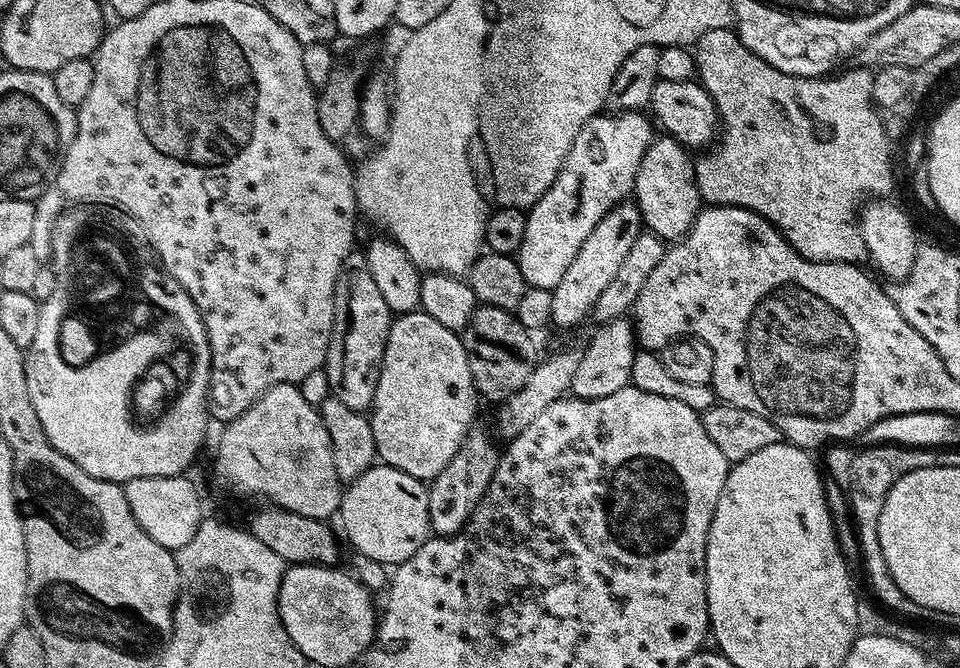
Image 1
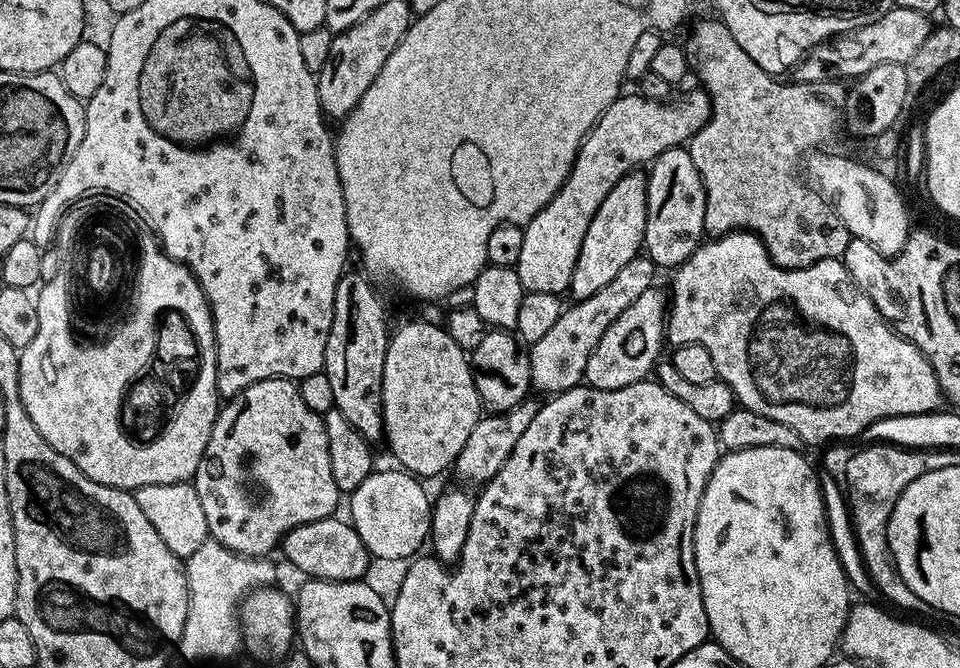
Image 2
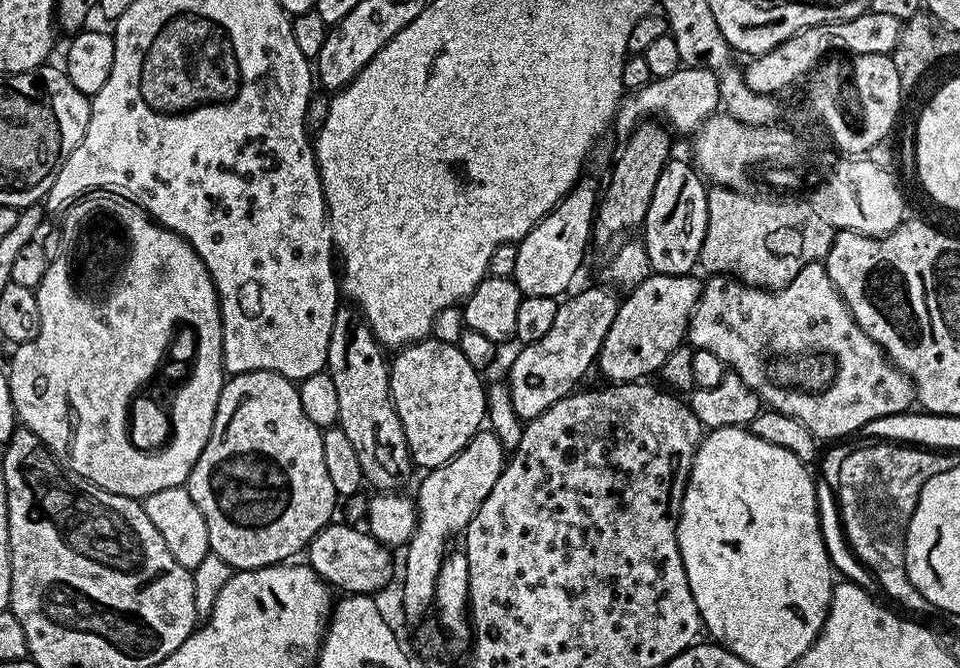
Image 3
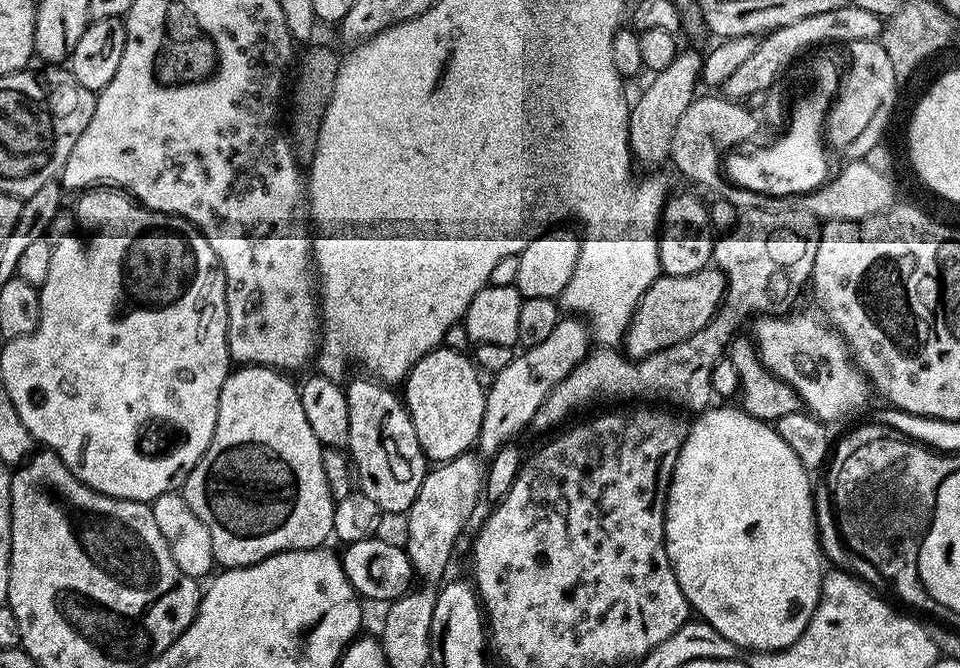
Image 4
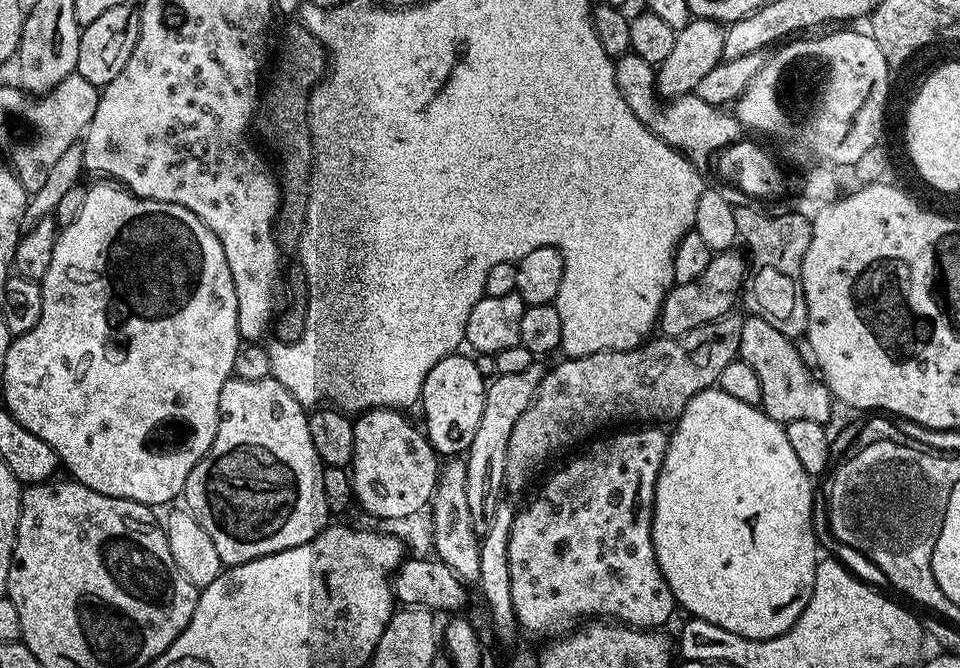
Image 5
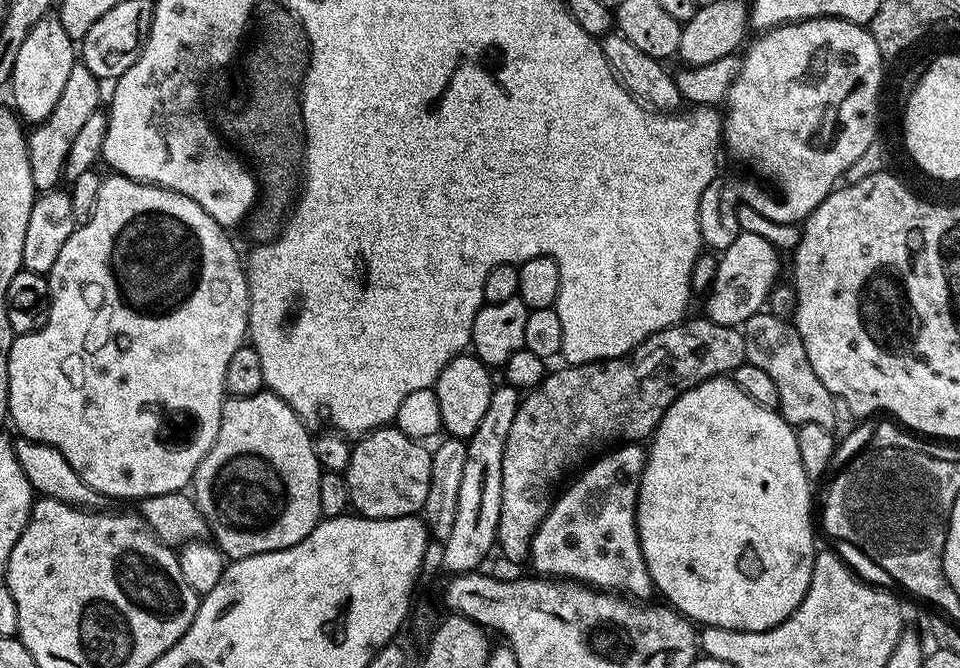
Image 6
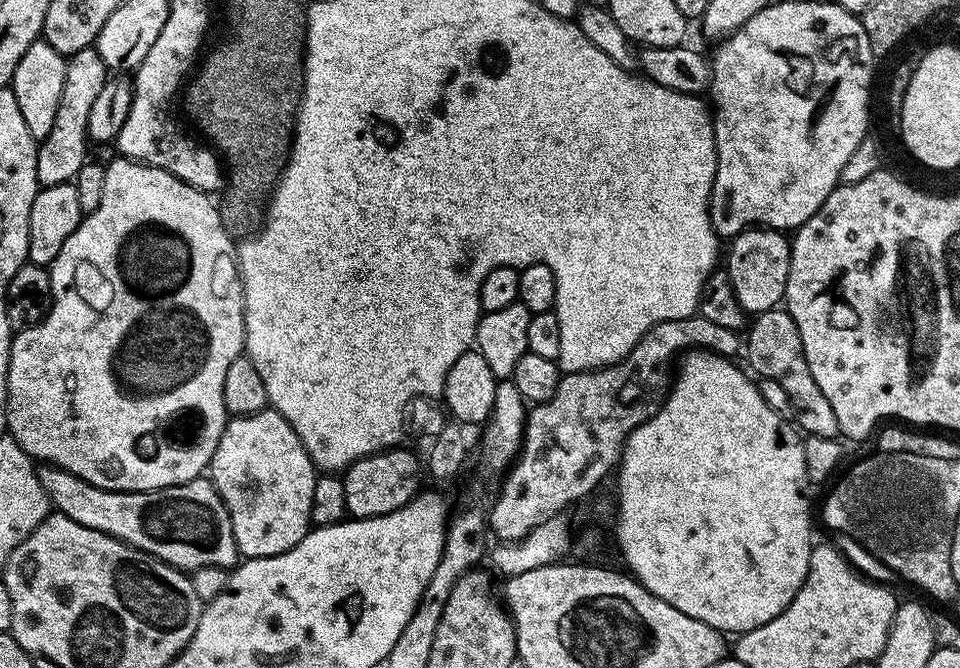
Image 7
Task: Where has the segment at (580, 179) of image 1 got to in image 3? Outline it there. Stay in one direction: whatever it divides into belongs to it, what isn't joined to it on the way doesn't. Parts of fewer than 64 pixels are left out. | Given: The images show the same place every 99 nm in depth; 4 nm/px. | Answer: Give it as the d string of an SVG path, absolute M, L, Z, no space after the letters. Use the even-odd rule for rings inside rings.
M681 66L674 74L655 77L646 86L629 91L616 109L614 132L616 128L620 138L624 138L636 129L637 124L649 118L663 118L673 133L695 134L704 125L706 118L714 115L720 107L720 91L716 73L710 71L709 68ZM587 178L571 188L552 210L545 214L516 244L518 263L514 266L515 280L524 296L563 297L573 287L572 279L584 264L584 251L593 239L592 226L598 207L598 192Z

